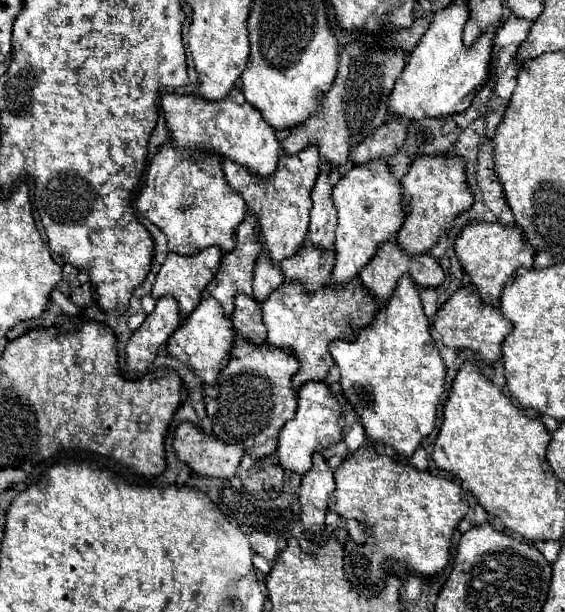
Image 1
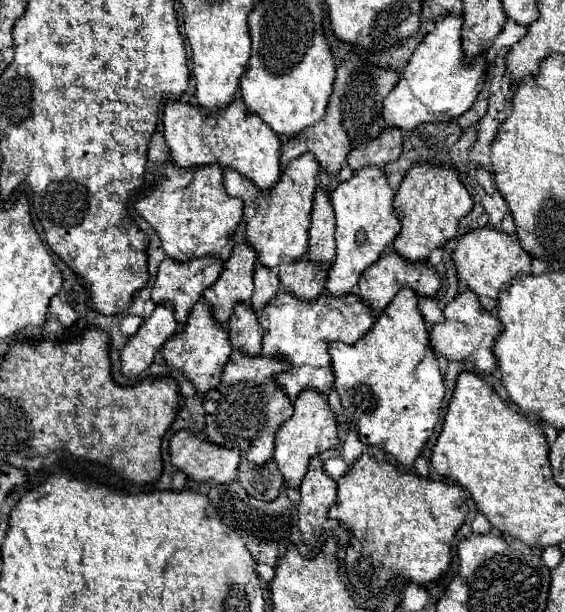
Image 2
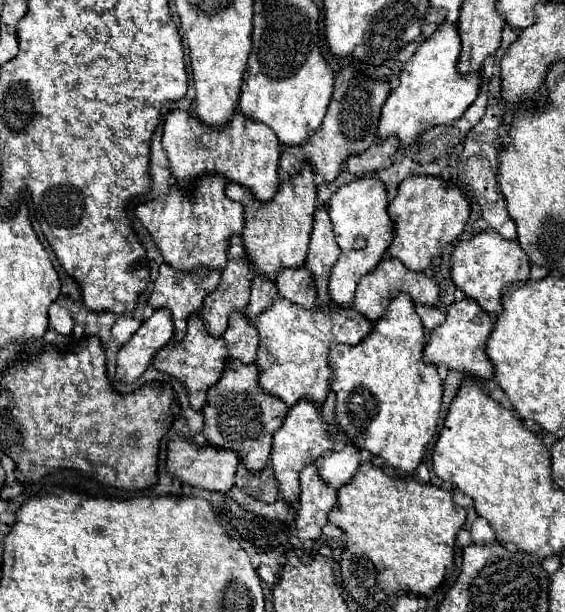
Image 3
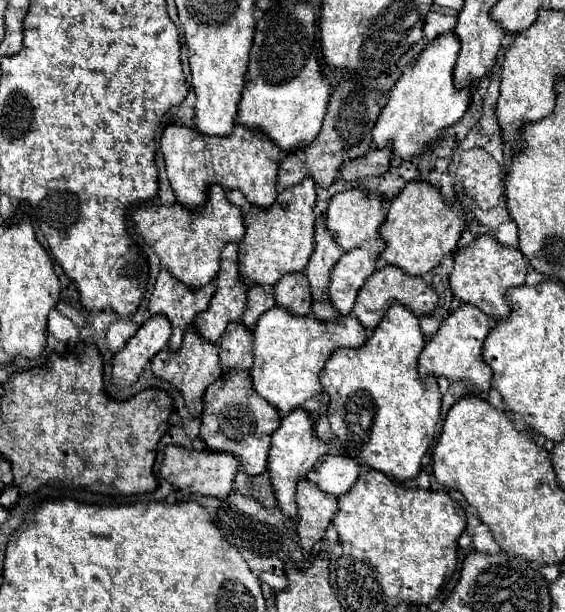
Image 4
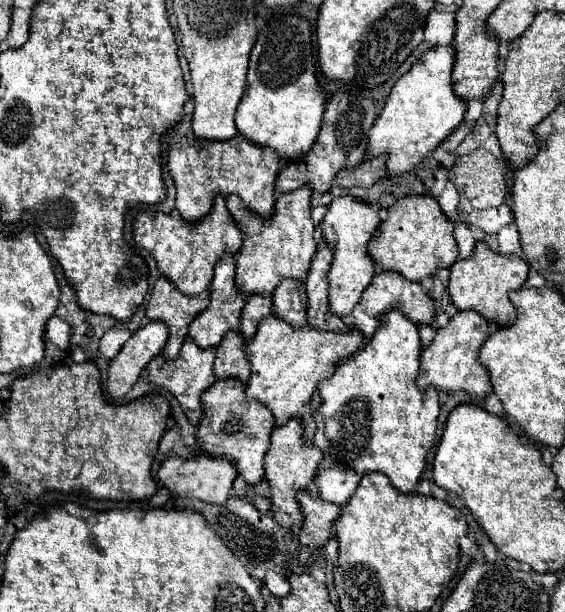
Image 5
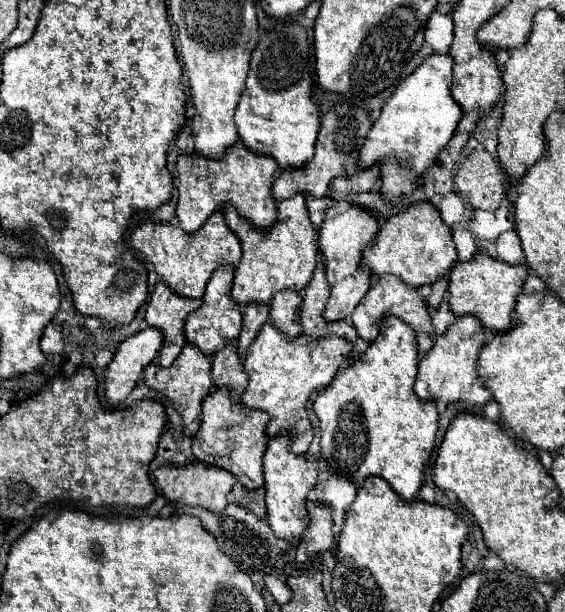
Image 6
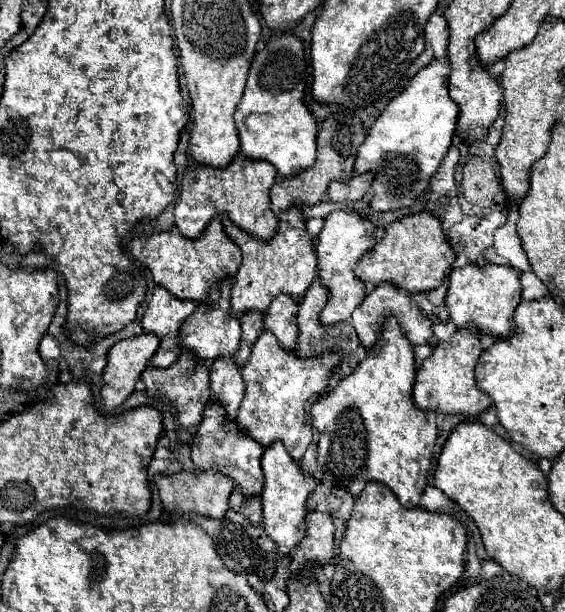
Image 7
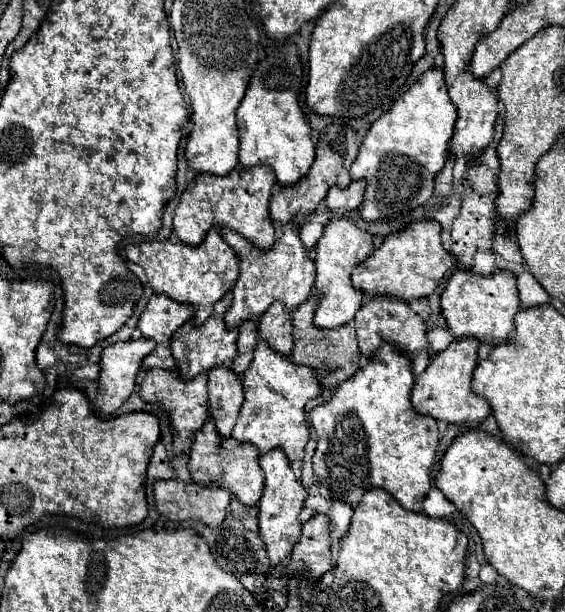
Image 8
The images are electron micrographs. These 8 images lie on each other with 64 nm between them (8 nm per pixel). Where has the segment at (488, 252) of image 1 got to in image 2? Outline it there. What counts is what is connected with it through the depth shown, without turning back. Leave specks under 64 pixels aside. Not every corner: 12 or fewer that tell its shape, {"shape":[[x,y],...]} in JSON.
{"shape":[[484,226],[452,254],[458,280],[488,312],[502,286],[530,274],[516,236]]}

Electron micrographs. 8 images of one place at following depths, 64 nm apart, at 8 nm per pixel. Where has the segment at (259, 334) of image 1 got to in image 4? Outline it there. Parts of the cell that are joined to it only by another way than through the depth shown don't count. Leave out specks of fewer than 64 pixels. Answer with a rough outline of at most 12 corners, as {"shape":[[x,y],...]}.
{"shape":[[232,324],[220,338],[220,368],[252,368],[252,332]]}

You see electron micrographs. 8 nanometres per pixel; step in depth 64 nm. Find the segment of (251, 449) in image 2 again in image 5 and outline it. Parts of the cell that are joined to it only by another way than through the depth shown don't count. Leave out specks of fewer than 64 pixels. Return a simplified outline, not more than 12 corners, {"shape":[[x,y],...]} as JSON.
{"shape":[[236,380],[202,396],[196,448],[264,478],[272,414]]}

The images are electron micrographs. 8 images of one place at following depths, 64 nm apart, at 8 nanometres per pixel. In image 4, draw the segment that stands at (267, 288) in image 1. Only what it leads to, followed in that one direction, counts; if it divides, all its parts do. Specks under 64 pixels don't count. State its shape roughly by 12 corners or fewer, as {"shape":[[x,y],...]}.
{"shape":[[248,290],[242,324],[254,330],[274,306],[272,290]]}

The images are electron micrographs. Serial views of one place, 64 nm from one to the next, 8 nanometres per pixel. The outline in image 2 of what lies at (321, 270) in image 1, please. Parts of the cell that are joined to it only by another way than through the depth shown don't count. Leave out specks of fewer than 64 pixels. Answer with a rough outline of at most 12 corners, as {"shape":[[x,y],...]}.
{"shape":[[306,260],[278,266],[282,290],[304,302],[322,294],[320,274]]}

